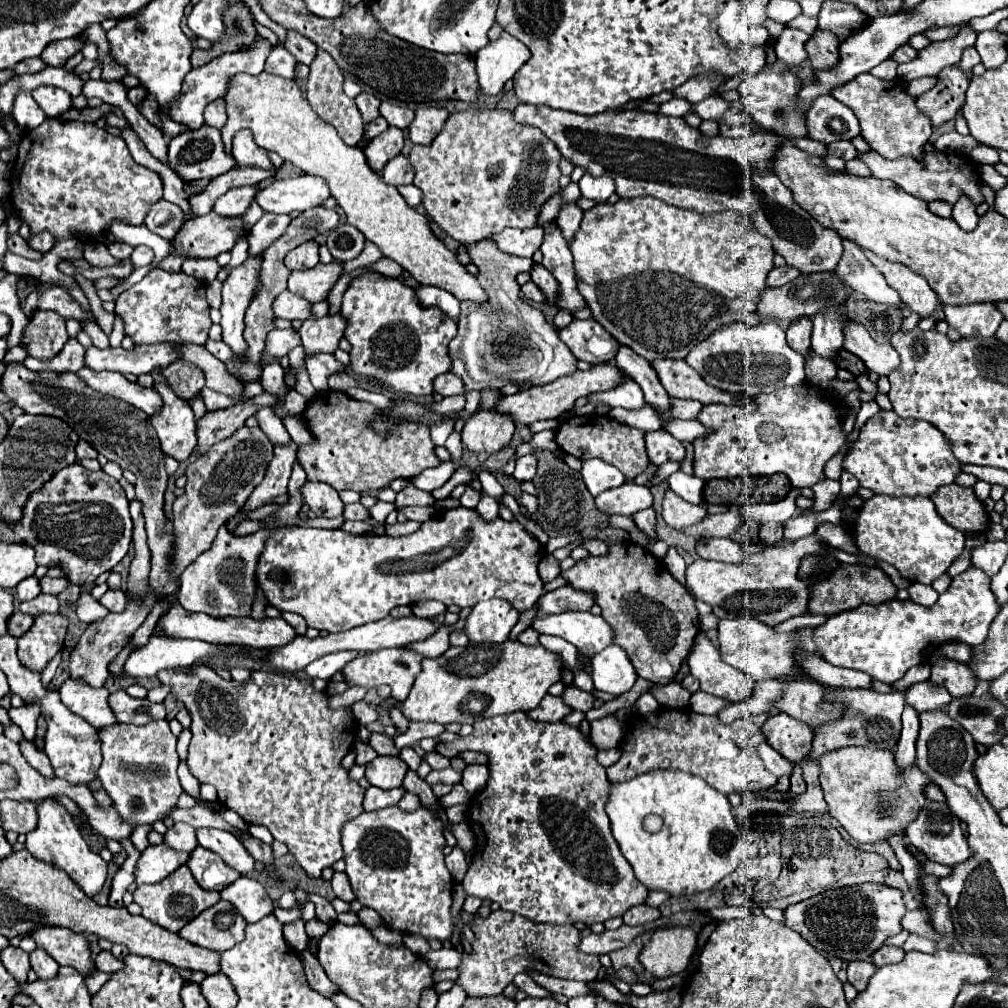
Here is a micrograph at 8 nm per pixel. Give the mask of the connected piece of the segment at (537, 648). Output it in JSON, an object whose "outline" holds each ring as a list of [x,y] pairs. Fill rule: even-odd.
{"outline":[[[507,640],[501,644],[479,642],[467,648],[451,648],[441,658],[425,658],[423,670],[415,678],[409,698],[401,704],[403,714],[409,720],[437,722],[437,724],[473,724],[477,714],[461,710],[461,704],[471,694],[483,694],[489,698],[487,708],[481,716],[499,716],[517,710],[533,710],[539,706],[549,686],[561,680],[563,658],[555,652],[545,650],[541,644],[525,646],[517,640]]]}

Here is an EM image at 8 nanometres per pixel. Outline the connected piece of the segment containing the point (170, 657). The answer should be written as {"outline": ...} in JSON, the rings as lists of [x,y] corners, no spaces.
{"outline":[[[153,634],[143,648],[129,654],[123,676],[151,678],[165,668],[187,668],[191,664],[201,664],[209,660],[211,654],[223,654],[223,650],[217,644],[201,640],[159,638]]]}

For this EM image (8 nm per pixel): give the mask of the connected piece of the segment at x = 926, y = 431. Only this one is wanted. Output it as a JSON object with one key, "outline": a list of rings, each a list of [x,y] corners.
{"outline":[[[879,412],[861,428],[853,448],[843,458],[843,470],[851,472],[863,488],[885,496],[931,496],[939,486],[953,484],[961,472],[947,438],[923,420],[903,420],[895,412]]]}

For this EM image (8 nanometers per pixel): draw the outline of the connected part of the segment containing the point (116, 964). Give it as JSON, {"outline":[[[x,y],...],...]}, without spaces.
{"outline":[[[99,952],[97,958],[95,958],[95,964],[101,972],[109,972],[109,974],[123,968],[123,962],[119,958],[115,958],[111,952]]]}

